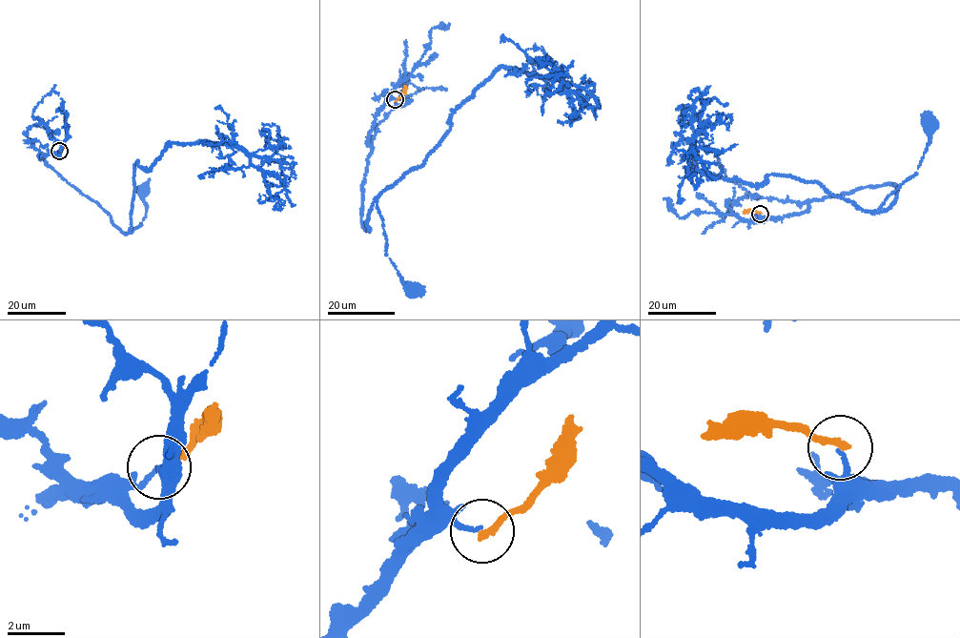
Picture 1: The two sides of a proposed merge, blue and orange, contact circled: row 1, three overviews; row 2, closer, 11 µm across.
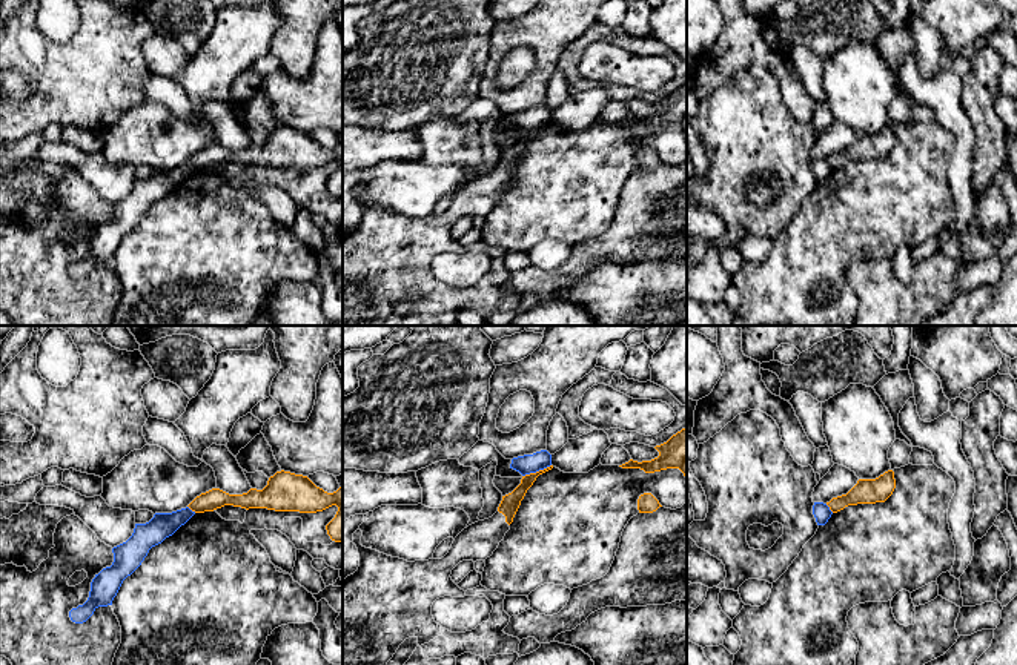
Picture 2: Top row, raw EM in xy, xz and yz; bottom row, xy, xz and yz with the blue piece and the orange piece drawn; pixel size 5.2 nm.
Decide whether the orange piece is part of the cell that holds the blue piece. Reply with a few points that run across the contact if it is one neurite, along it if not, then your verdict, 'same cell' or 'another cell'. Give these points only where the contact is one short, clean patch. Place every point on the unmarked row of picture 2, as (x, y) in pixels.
line xz (550, 120), (523, 132); another cell

